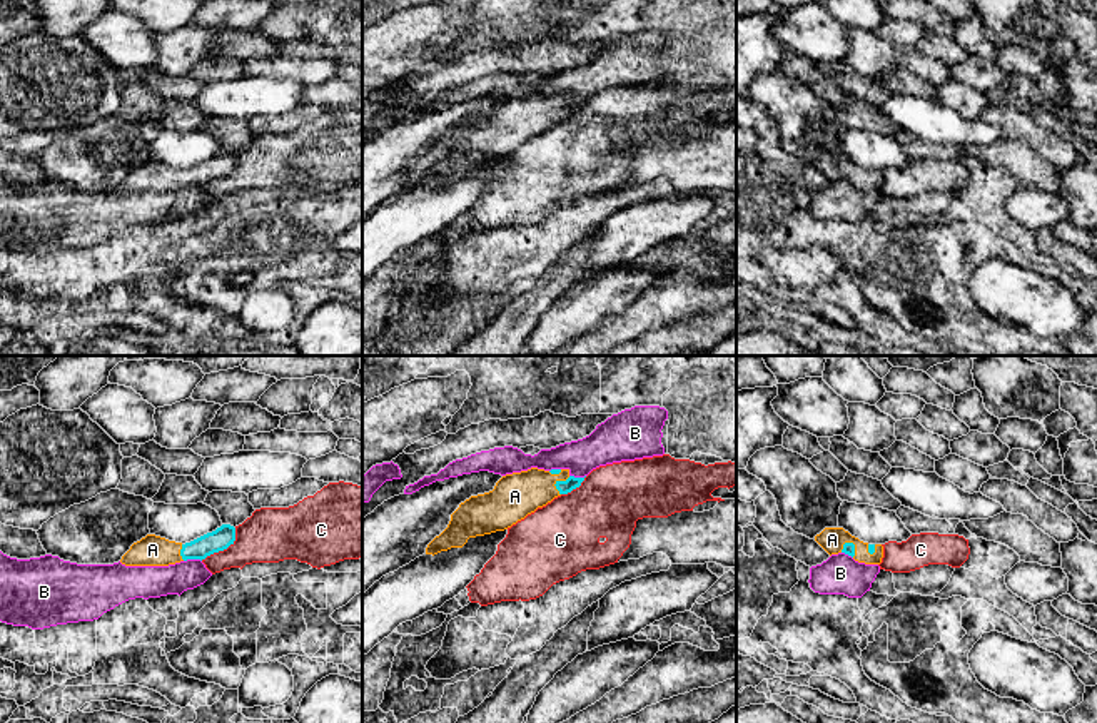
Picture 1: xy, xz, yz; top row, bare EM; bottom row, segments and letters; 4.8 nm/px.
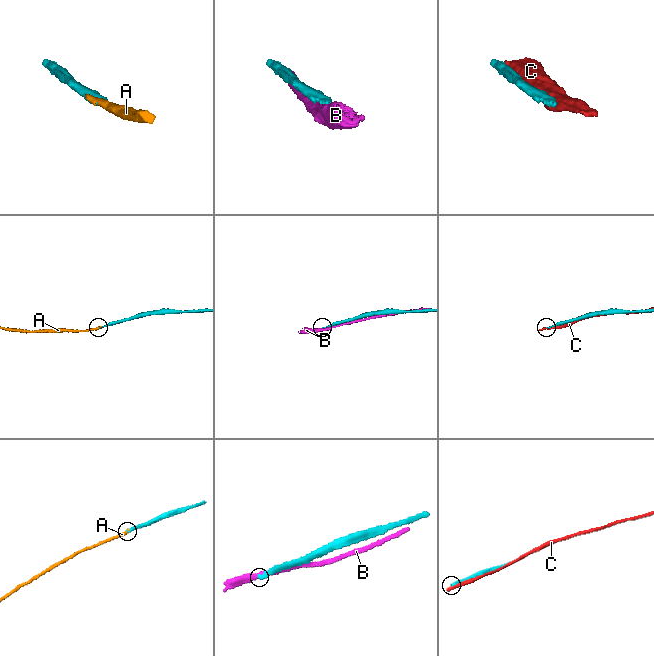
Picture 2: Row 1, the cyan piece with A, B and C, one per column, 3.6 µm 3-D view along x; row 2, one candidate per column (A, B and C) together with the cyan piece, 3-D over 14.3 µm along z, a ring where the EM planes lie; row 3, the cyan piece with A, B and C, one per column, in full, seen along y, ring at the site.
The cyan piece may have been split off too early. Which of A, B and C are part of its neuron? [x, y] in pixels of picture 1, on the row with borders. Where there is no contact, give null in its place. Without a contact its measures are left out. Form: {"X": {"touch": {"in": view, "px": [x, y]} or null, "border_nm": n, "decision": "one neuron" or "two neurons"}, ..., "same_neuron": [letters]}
{"A": {"touch": {"in": "xz", "px": [556, 483]}, "border_nm": 110, "decision": "one neuron"}, "B": {"touch": {"in": "xy", "px": [192, 558]}, "border_nm": 90, "decision": "two neurons"}, "C": {"touch": {"in": "xy", "px": [222, 550]}, "border_nm": 240, "decision": "two neurons"}, "same_neuron": ["A"]}

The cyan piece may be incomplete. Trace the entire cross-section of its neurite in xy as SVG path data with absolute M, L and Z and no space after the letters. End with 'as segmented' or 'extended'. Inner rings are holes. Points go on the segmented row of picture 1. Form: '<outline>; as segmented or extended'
M222 524L190 543L175 543L165 538L147 534L134 543L122 556L125 566L169 566L187 559L205 559L207 556L227 549L235 541L235 528Z; extended

